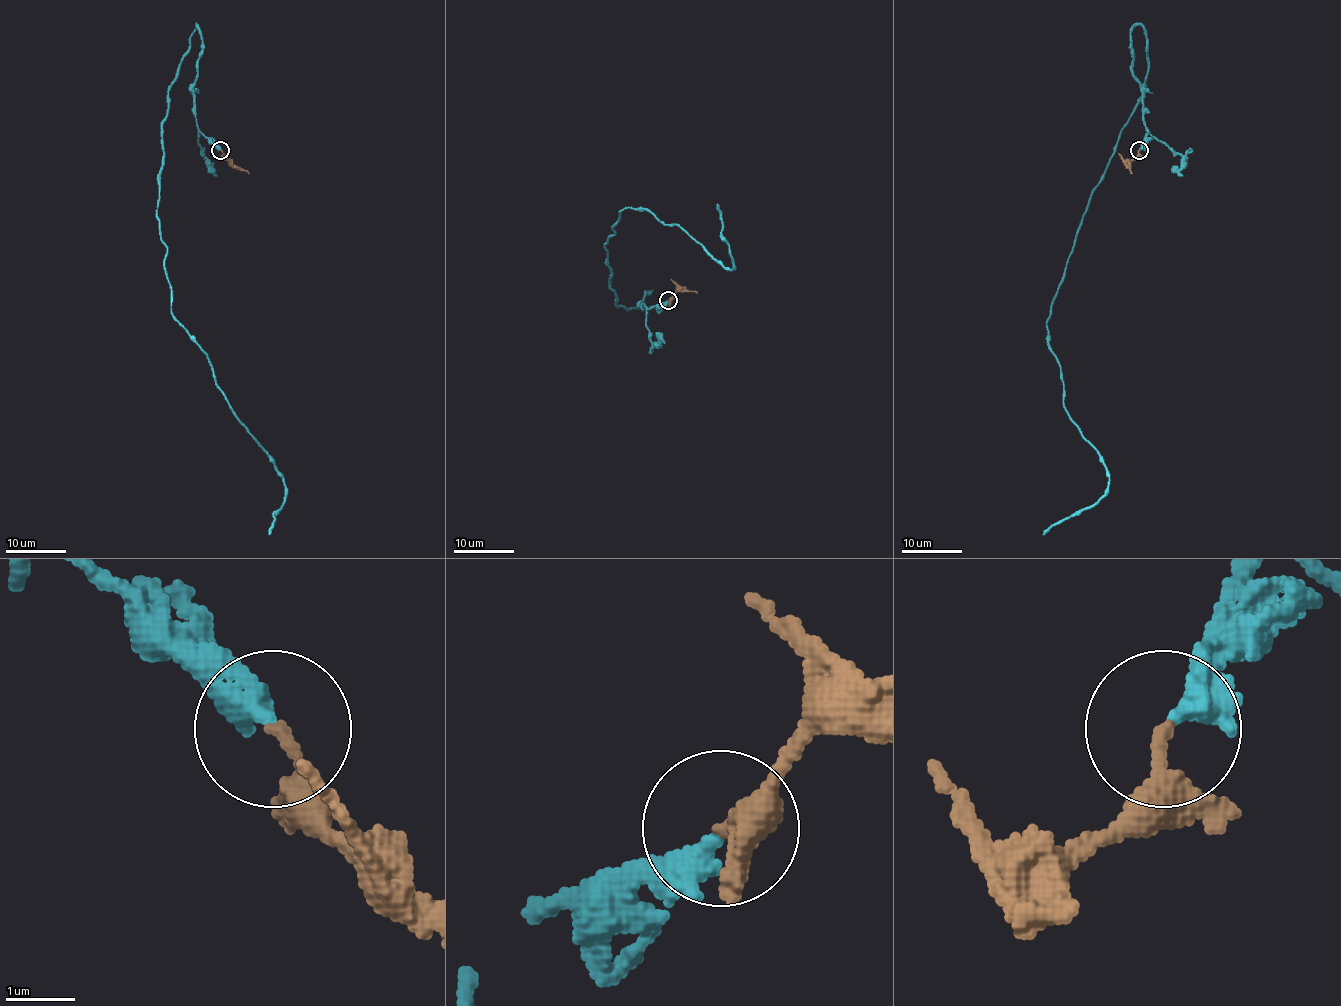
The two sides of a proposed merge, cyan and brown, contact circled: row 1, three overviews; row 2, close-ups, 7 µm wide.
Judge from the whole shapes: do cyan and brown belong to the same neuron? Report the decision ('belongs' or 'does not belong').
belongs

